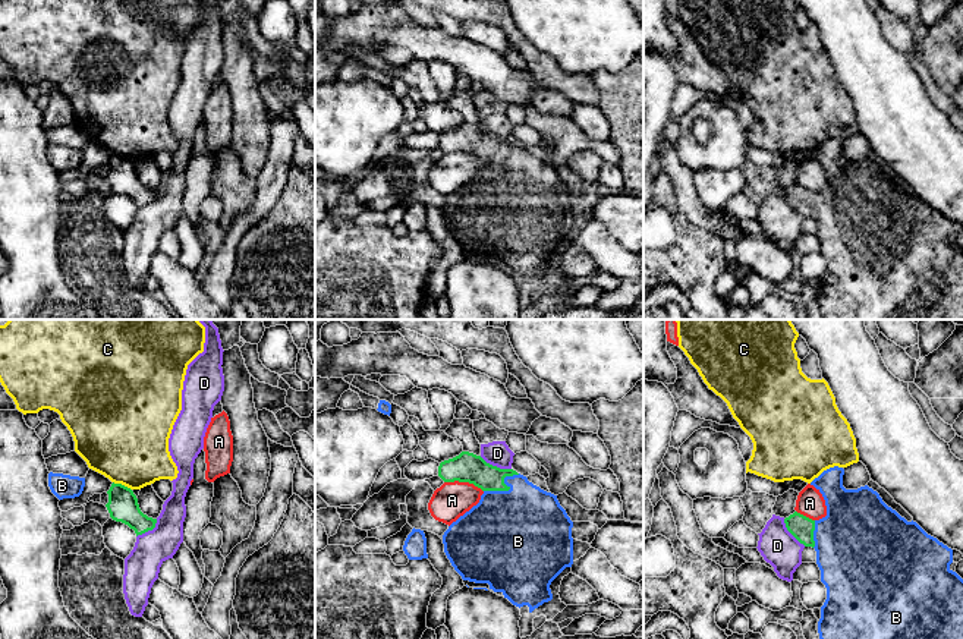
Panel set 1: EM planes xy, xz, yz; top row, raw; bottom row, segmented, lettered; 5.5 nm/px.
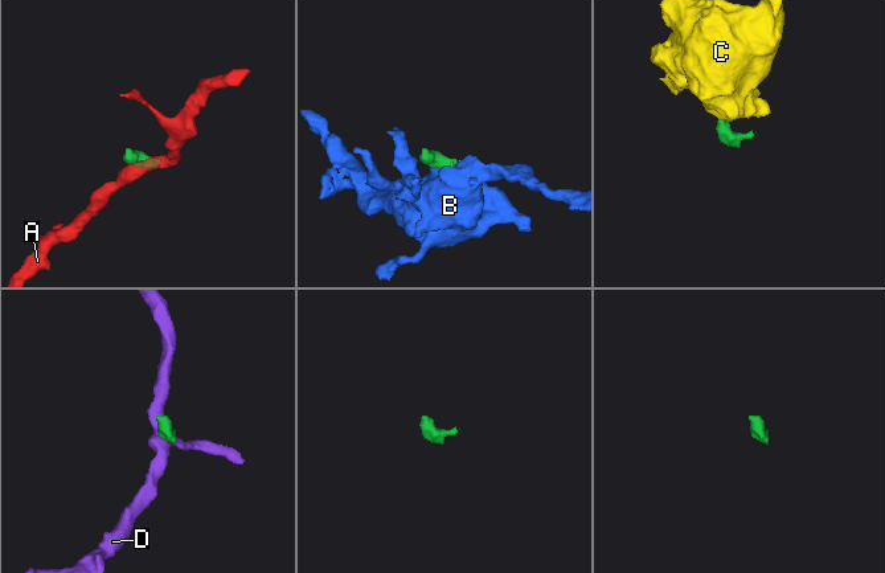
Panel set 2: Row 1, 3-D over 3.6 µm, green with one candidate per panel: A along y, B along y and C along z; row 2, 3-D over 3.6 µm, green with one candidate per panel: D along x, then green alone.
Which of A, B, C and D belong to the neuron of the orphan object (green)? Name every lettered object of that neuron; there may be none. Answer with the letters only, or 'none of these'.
B

